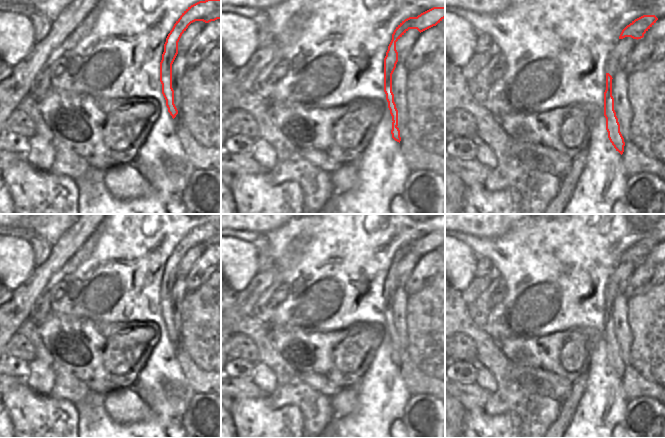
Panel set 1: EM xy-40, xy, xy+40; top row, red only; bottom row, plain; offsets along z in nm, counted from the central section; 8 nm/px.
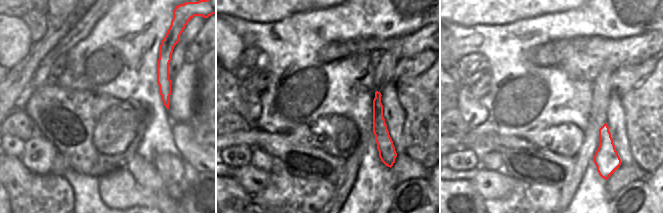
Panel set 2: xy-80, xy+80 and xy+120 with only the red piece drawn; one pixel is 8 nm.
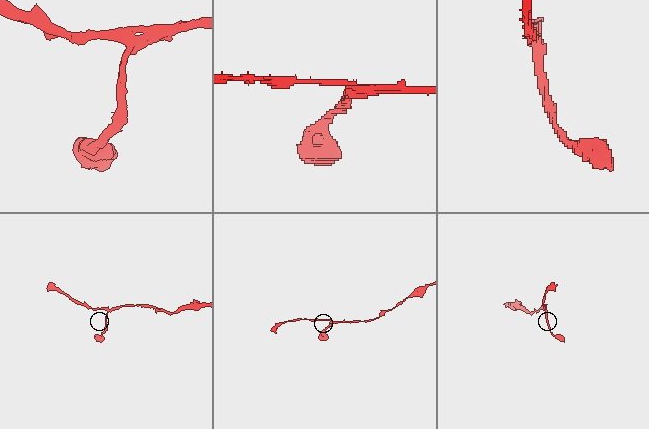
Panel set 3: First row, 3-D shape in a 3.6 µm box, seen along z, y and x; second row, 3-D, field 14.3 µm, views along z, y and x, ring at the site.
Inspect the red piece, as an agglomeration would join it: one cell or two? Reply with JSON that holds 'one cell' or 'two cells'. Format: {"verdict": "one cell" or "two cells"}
{"verdict": "one cell"}

